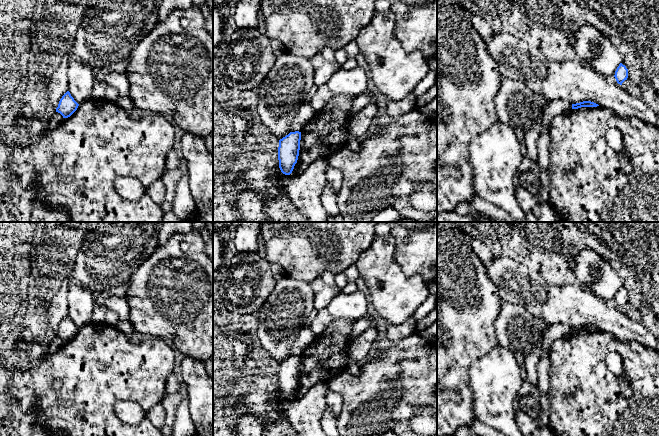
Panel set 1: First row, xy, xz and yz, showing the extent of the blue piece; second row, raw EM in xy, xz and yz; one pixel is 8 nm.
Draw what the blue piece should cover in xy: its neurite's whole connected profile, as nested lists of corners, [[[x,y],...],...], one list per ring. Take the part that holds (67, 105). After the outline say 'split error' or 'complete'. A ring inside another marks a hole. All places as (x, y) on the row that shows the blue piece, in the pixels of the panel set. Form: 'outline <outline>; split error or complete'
outline [[[67,91],[59,101],[56,112],[60,113],[63,118],[70,117],[78,108],[79,104],[71,96],[70,92]]]; complete

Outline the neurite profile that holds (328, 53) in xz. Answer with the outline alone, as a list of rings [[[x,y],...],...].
[[[327,47],[322,51],[322,55],[324,57],[325,62],[330,62],[330,63],[335,62],[335,50],[334,49]]]

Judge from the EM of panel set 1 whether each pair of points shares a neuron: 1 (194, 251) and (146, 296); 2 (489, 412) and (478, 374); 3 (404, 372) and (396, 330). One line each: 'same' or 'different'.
1: same
2: same
3: different

